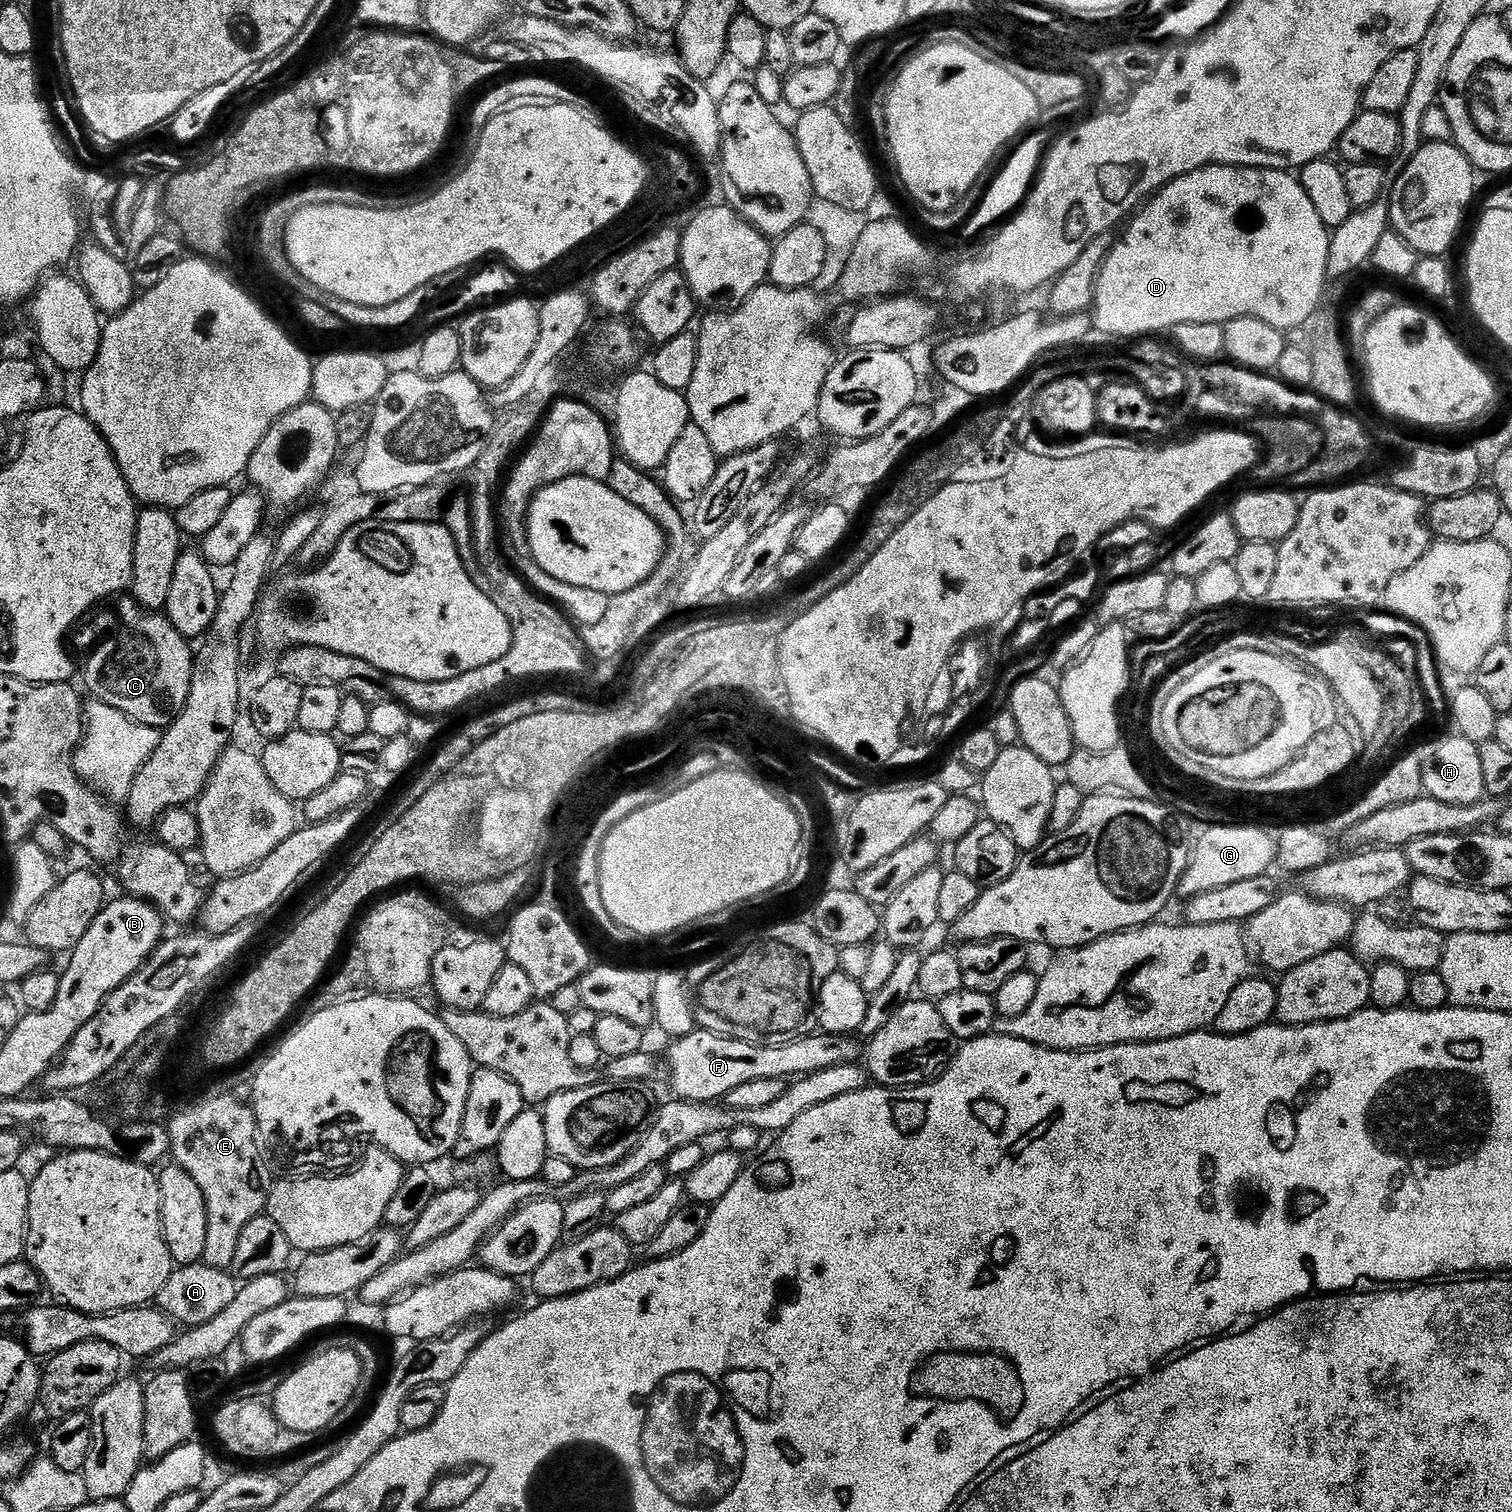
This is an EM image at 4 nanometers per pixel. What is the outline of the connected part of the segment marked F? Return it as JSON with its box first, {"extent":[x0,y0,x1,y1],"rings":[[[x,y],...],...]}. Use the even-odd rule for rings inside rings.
{"extent":[668,1030,862,1104],"rings":[[[697,1030],[689,1036],[673,1039],[668,1048],[671,1095],[677,1100],[693,1100],[696,1104],[720,1102],[727,1097],[730,1090],[744,1085],[745,1082],[754,1082],[754,1078],[787,1081],[789,1078],[803,1078],[810,1072],[826,1070],[830,1066],[854,1064],[861,1059],[862,1044],[856,1041],[855,1035],[804,1035],[788,1038],[783,1042],[751,1044],[748,1040],[735,1040],[732,1036],[719,1036],[716,1032]]]}

